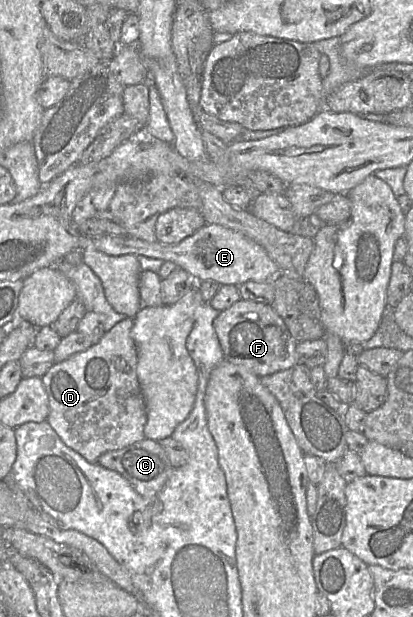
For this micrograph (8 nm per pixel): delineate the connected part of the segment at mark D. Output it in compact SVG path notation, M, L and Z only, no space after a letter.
M133 318L117 323L96 344L54 363L41 378L49 400L48 424L67 447L91 463L96 463L107 451L119 450L145 439L147 413L137 377L137 350L130 336L133 324Z

